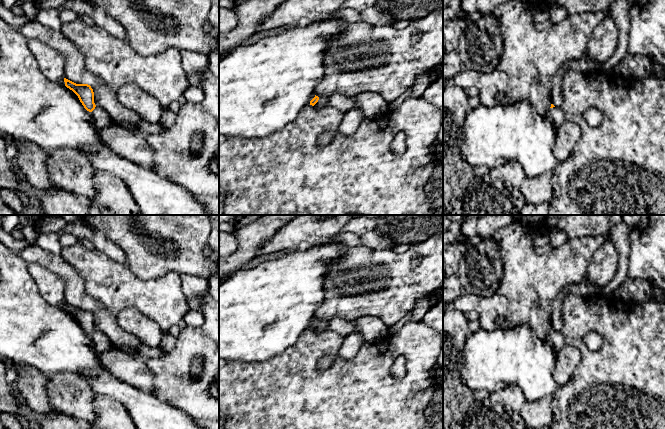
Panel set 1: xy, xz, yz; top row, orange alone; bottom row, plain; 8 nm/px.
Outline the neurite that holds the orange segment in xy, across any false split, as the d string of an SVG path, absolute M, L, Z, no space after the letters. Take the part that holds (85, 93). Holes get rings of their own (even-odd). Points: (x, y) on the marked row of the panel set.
M64 78L65 86L72 90L79 98L84 108L92 112L96 105L94 103L94 92L88 84L76 84L66 78Z

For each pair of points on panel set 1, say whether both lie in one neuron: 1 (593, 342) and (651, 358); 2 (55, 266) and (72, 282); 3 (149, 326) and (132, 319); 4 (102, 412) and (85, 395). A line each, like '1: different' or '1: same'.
1: different
2: same
3: same
4: different

